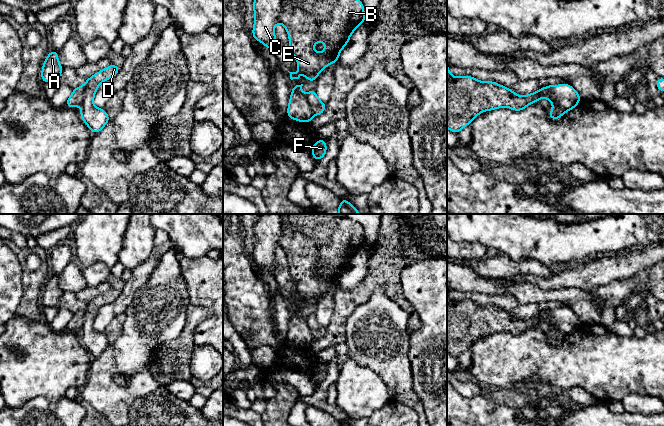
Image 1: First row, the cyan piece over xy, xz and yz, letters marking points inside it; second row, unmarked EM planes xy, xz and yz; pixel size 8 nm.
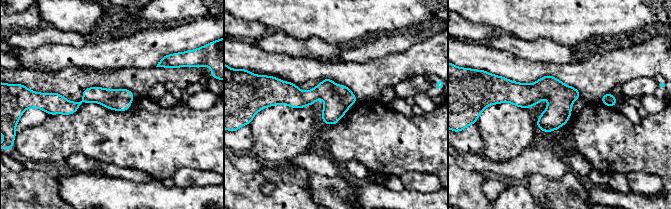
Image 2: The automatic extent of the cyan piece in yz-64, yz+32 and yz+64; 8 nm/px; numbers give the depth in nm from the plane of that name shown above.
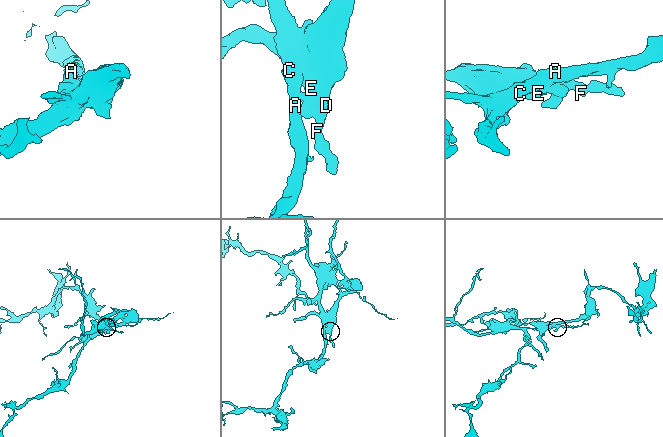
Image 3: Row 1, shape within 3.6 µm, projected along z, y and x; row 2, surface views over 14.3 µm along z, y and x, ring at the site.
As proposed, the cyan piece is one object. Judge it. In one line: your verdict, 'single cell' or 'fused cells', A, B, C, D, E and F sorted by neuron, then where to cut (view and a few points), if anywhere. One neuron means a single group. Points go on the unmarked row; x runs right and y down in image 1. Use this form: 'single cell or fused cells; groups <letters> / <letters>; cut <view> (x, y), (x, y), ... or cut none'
fused cells; groups A C / B D E F; cut xz (278, 214), (281, 229), (281, 246)

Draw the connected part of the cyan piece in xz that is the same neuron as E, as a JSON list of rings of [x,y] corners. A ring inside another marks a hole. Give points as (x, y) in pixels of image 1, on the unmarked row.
[[[279,214],[281,219],[282,236],[281,248],[286,252],[289,260],[289,271],[297,284],[297,296],[303,298],[307,305],[316,305],[319,297],[331,287],[338,287],[341,274],[348,268],[355,253],[366,245],[363,227],[344,214]],[[322,265],[325,274],[318,277],[313,270]]]

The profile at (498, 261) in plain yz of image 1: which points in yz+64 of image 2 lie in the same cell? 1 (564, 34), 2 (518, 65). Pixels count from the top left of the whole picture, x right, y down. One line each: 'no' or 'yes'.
1: no
2: no

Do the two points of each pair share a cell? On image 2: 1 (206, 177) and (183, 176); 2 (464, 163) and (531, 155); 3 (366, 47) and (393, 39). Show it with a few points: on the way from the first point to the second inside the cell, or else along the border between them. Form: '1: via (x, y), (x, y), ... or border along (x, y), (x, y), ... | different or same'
1: via (200, 177), (194, 177), (189, 174) | same
2: via (481, 164), (493, 167), (514, 167) | same
3: via (373, 47), (386, 44) | same

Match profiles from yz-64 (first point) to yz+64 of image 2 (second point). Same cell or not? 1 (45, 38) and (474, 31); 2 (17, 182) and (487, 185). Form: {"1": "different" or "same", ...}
{"1": "different", "2": "different"}

